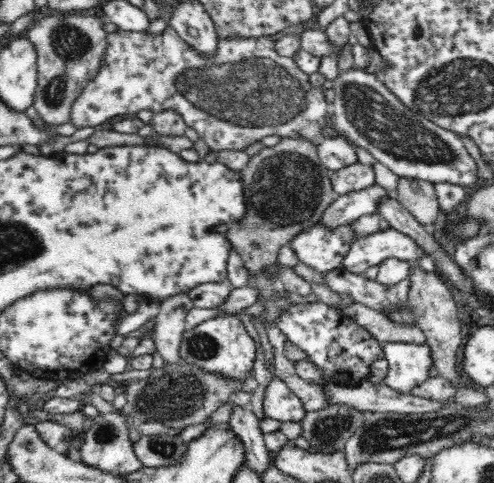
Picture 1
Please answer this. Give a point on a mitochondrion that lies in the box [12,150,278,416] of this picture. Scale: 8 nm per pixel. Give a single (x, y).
(200, 345)

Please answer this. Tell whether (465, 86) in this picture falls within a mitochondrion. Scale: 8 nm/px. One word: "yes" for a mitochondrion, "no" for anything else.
yes

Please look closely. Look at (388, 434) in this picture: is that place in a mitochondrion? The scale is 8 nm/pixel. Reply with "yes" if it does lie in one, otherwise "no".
yes

